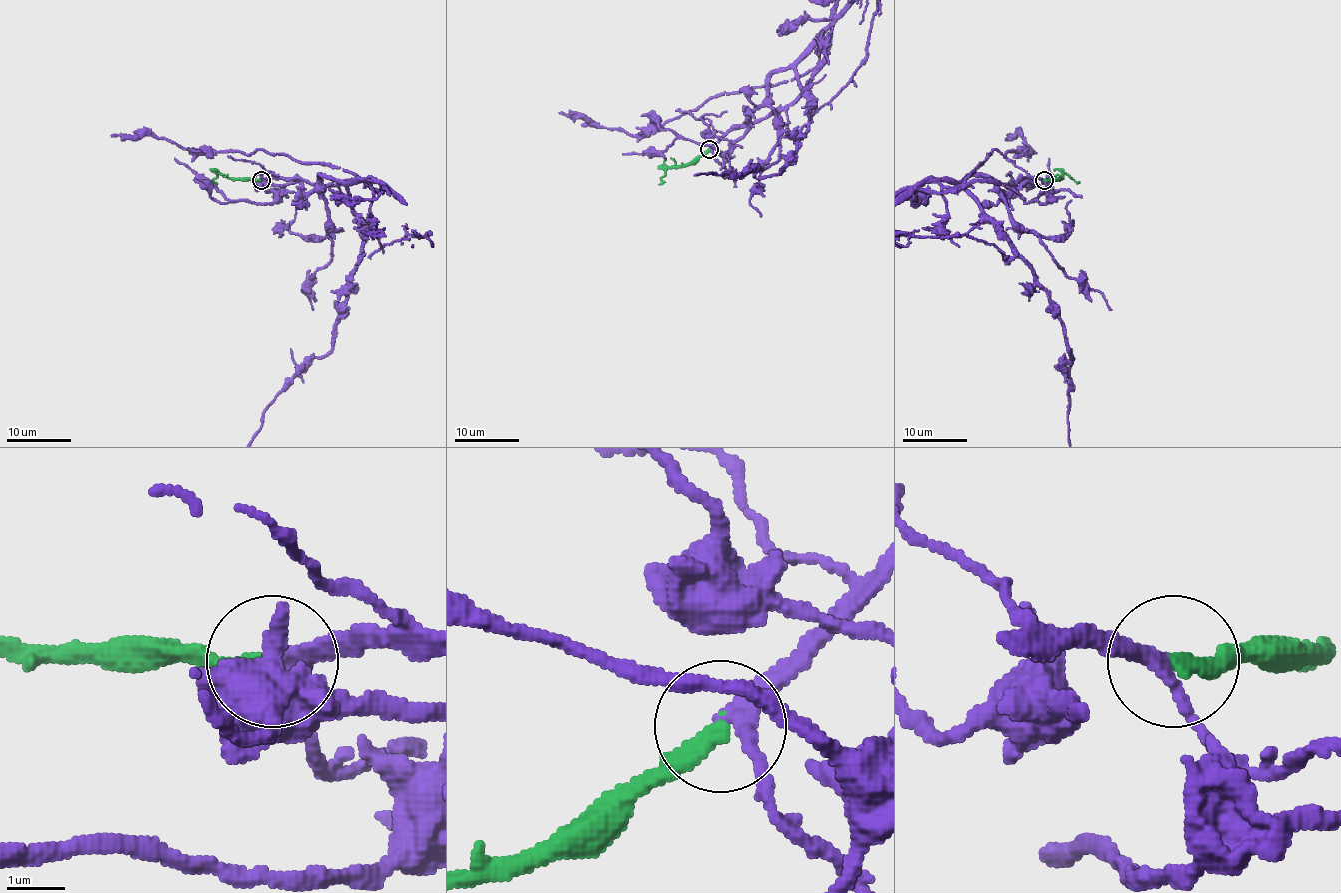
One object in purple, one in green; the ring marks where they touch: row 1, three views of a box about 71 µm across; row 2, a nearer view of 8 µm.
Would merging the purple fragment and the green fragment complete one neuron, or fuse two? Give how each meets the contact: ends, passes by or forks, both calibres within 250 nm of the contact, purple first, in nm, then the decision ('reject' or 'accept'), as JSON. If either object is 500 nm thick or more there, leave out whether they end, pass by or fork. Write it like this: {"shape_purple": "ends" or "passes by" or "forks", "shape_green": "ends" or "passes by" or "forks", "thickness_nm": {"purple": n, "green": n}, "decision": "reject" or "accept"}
{"shape_purple": "passes by", "shape_green": "ends", "thickness_nm": {"purple": 240, "green": 280}, "decision": "accept"}

